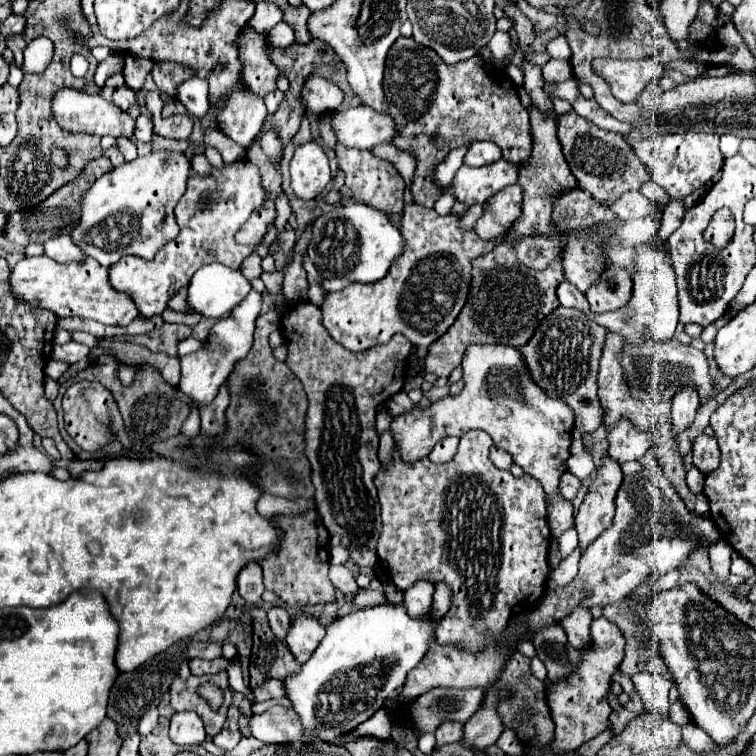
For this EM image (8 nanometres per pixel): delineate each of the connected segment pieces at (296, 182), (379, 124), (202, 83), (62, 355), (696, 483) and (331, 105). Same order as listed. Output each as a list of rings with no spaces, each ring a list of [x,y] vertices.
[[[314,140],[296,148],[294,158],[290,162],[292,190],[302,200],[312,200],[322,194],[322,190],[332,180],[328,154]]]
[[[356,106],[346,112],[338,112],[332,118],[338,142],[348,148],[374,148],[378,144],[392,144],[396,138],[396,122],[390,114],[380,116],[372,108]]]
[[[190,78],[176,88],[176,100],[184,104],[188,114],[194,118],[202,118],[210,106],[208,100],[208,82],[202,78]]]
[[[68,342],[68,344],[64,344],[64,346],[58,346],[58,344],[56,344],[56,346],[52,348],[50,358],[62,360],[62,362],[66,362],[66,364],[76,364],[78,360],[86,358],[86,354],[88,354],[88,346],[76,344],[76,342]]]
[[[692,466],[692,468],[688,470],[686,482],[688,482],[688,486],[690,486],[690,490],[692,490],[694,494],[696,494],[696,492],[702,492],[702,486],[704,486],[704,474],[702,474],[696,466]]]
[[[312,76],[310,80],[304,82],[302,100],[312,114],[320,116],[338,110],[340,102],[344,100],[344,92],[330,78]]]

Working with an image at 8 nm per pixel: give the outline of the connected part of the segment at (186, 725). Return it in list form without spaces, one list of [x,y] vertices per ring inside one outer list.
[[[176,712],[170,718],[170,738],[180,746],[202,744],[206,734],[200,716],[196,712]]]

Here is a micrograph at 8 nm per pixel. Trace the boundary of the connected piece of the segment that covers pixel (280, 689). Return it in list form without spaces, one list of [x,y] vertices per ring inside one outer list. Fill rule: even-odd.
[[[266,680],[262,686],[254,690],[256,702],[266,702],[274,698],[284,698],[284,682],[282,680]]]

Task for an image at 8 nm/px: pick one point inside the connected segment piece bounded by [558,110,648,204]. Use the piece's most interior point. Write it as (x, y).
(604, 164)

